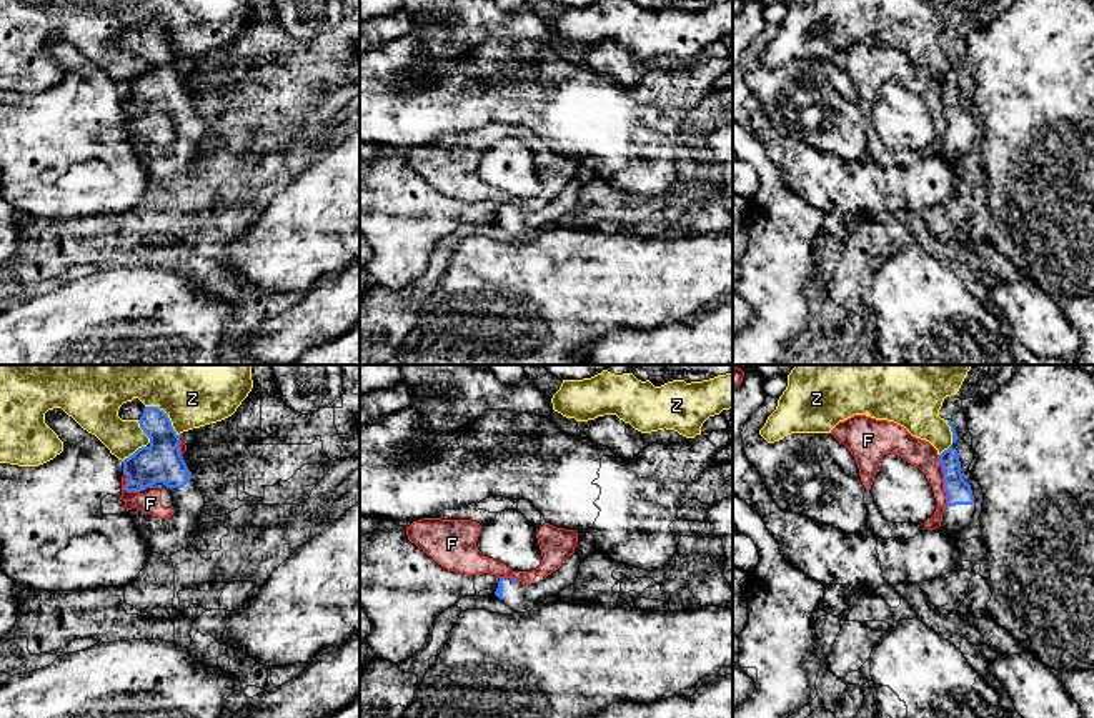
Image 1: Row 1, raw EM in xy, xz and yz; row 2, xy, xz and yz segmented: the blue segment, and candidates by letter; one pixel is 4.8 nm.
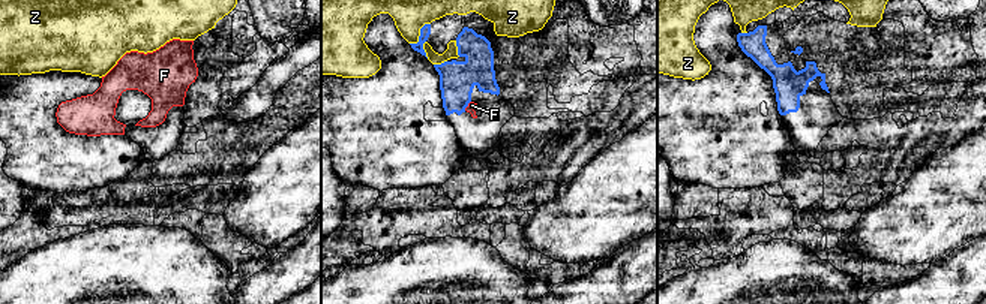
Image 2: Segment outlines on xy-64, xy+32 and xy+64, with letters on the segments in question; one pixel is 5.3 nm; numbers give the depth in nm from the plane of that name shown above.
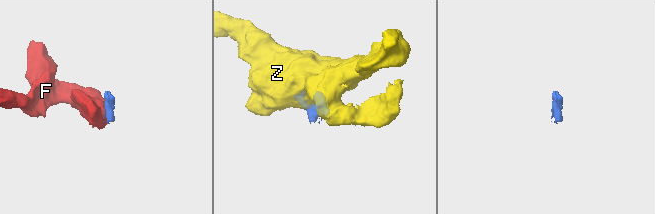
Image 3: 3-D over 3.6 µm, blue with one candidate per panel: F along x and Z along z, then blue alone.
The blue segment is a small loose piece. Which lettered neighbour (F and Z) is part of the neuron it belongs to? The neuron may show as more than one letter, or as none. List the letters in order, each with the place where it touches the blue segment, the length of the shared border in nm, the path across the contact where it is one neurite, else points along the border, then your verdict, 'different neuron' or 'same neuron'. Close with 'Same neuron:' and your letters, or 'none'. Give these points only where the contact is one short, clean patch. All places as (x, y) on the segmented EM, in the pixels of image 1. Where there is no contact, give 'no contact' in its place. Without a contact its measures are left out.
F: yz (944, 482) | 260 nm | along yz (938, 455), (946, 507) | different neuron
Z: xy (167, 415) | 220 nm | different neuron
Same neuron: none

